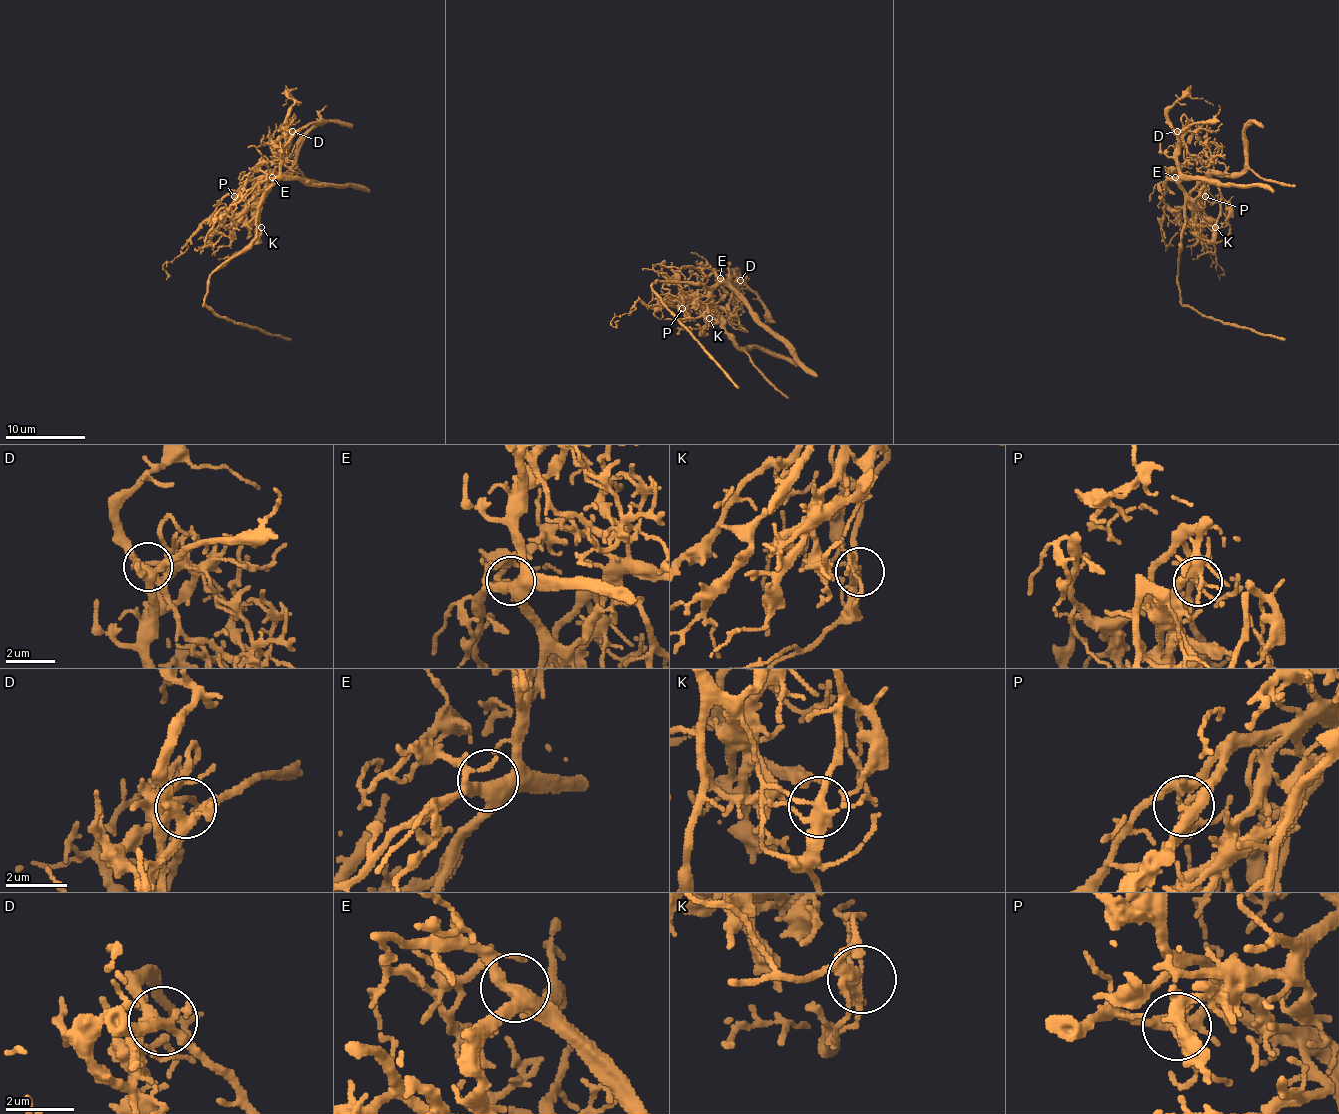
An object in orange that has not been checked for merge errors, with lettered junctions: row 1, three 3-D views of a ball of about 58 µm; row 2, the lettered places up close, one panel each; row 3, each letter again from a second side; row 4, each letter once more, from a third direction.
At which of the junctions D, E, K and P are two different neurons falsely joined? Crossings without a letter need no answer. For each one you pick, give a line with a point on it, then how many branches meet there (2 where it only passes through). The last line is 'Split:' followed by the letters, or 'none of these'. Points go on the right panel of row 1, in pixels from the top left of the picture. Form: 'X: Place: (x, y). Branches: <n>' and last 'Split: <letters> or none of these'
K: Place: (1215, 227). Branches: 5
Split: K

